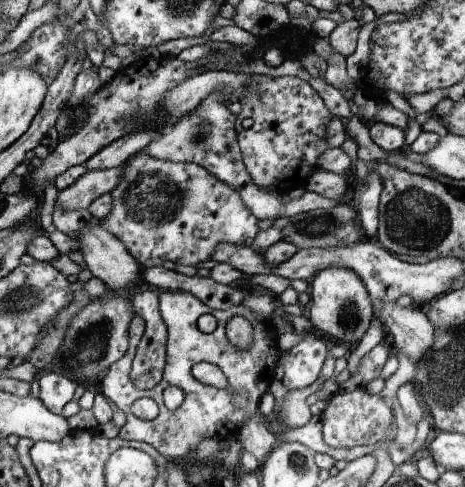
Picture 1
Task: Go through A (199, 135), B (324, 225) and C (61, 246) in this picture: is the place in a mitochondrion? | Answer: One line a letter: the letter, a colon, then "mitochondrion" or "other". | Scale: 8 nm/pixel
A: mitochondrion
B: mitochondrion
C: other

